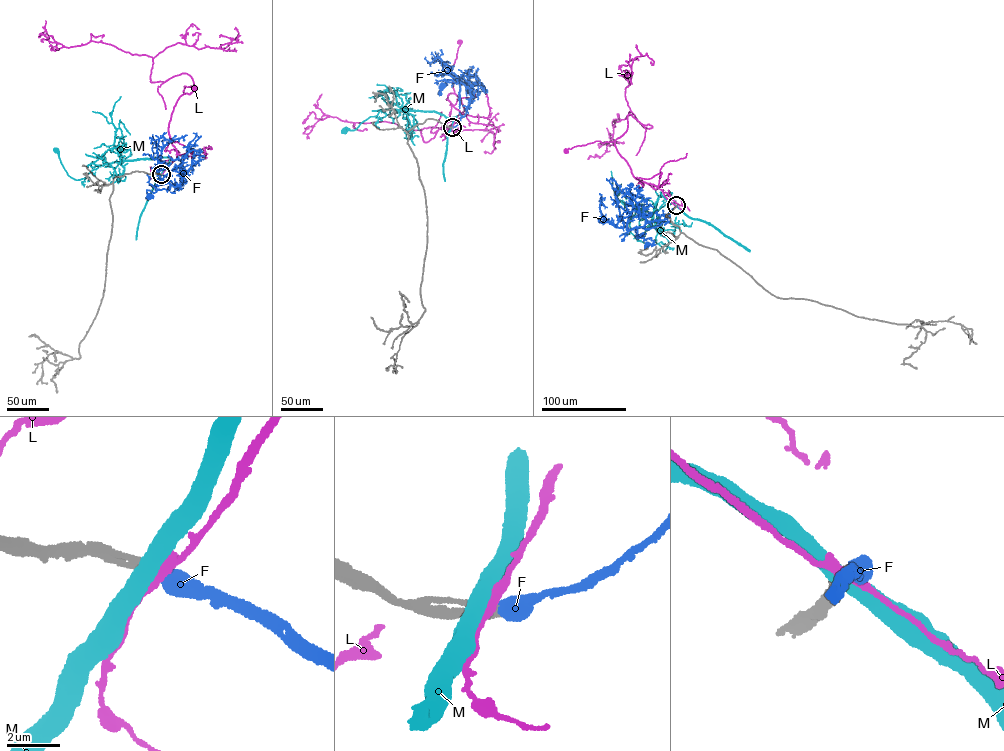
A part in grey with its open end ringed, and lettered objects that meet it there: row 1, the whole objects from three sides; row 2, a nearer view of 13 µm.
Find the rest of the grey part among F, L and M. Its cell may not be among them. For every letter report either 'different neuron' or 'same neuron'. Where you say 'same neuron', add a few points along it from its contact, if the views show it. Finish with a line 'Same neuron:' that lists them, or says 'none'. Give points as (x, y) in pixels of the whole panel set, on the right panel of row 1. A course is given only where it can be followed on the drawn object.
F: same neuron; course (676, 205), (663, 220), (649, 221), (637, 228), (637, 233), (644, 240), (649, 238), (653, 241), (647, 244)
L: different neuron
M: different neuron
Same neuron: F

